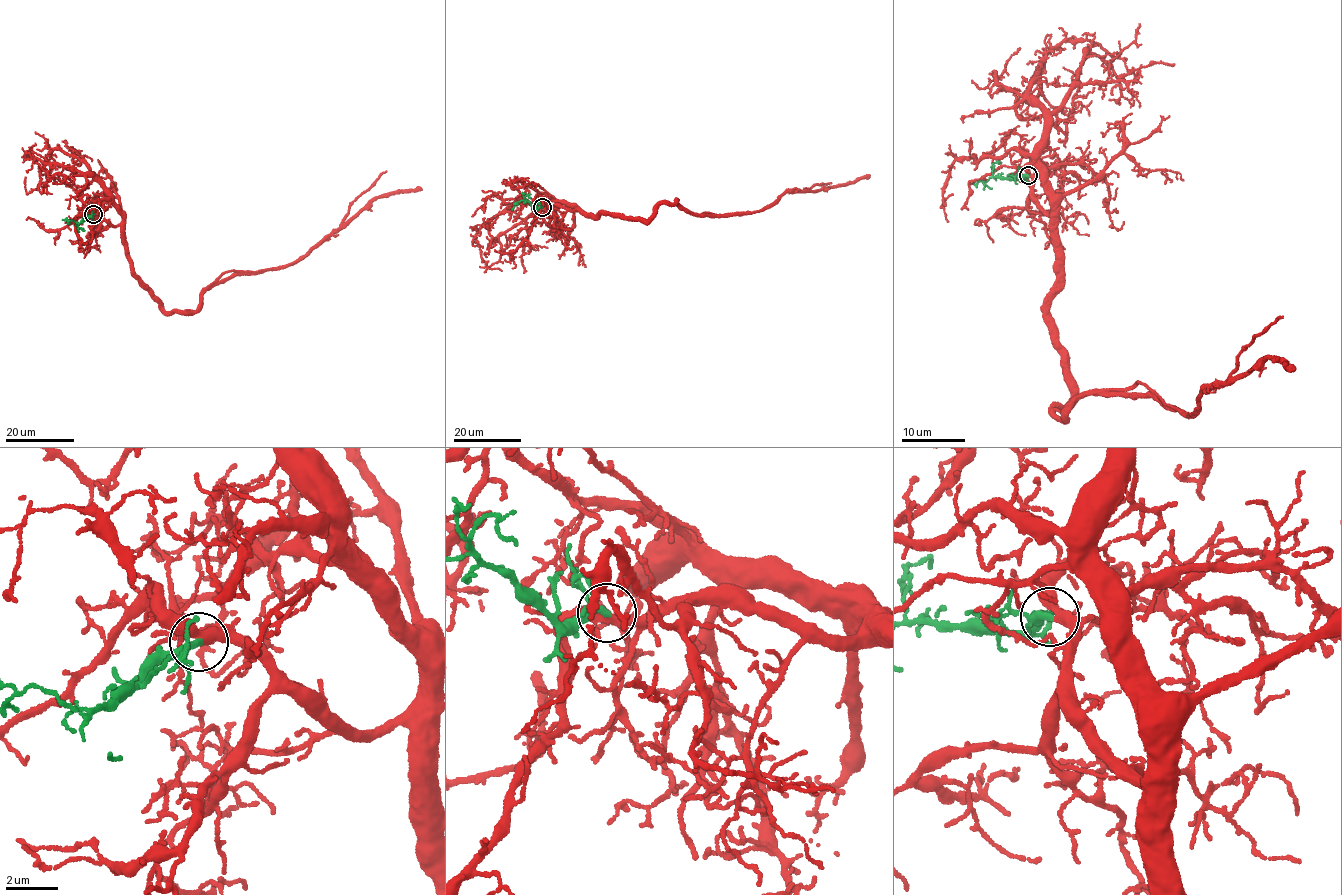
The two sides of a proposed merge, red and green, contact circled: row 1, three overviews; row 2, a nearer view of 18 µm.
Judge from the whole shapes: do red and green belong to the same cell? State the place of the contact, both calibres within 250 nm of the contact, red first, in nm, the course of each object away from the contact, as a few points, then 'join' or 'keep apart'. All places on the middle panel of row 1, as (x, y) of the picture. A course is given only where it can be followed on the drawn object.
place (542, 207); calibres 320 and 220 nm; course red (542, 207), (647, 220), (675, 200), (699, 214), (724, 215), (761, 210), (786, 192), (868, 175); course green (542, 207), (535, 208), (524, 199), (515, 203), (512, 210); join

